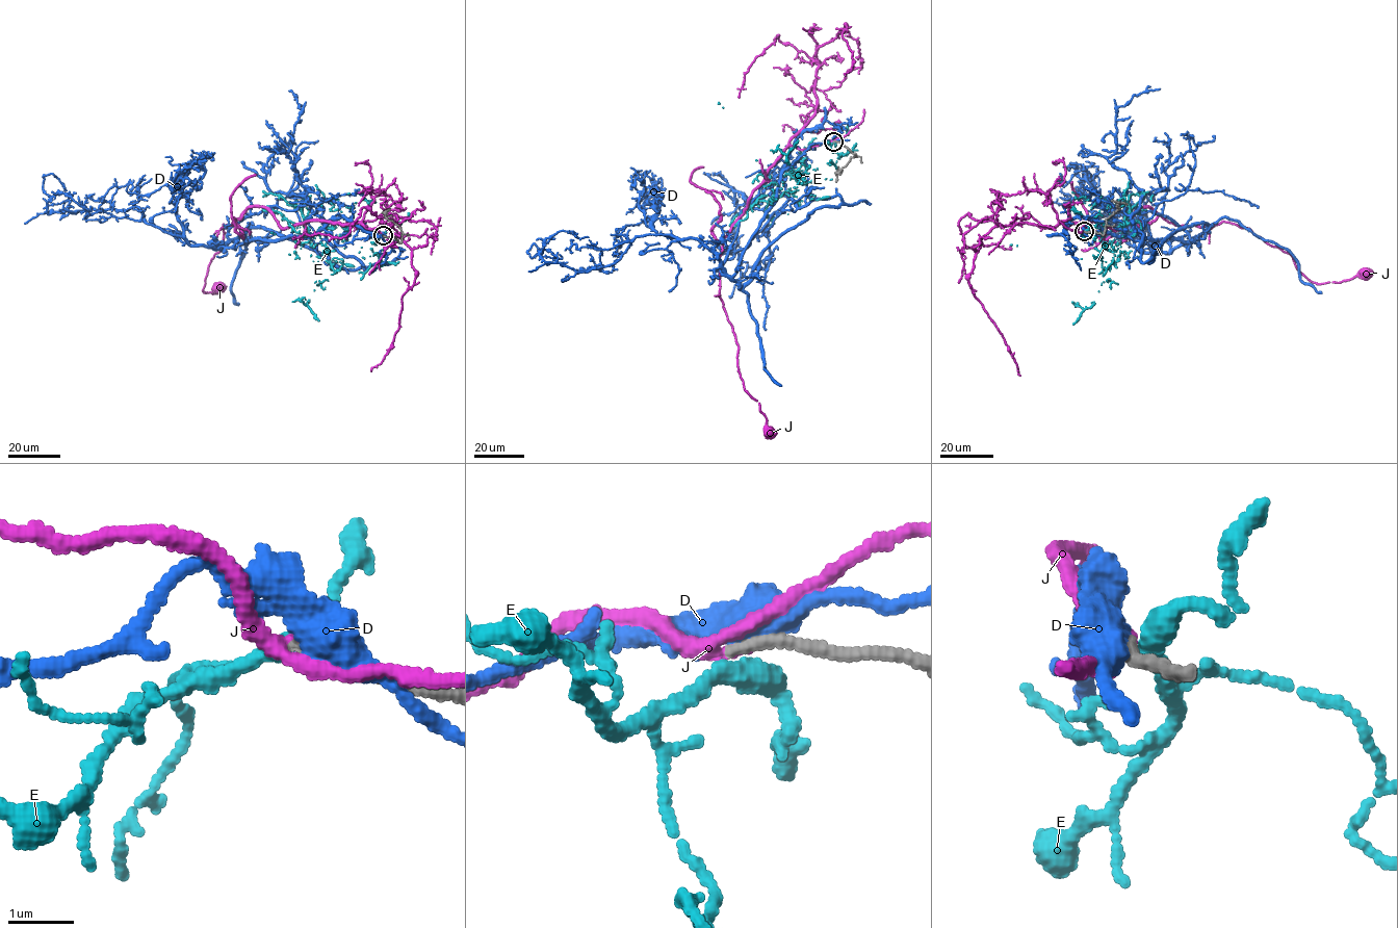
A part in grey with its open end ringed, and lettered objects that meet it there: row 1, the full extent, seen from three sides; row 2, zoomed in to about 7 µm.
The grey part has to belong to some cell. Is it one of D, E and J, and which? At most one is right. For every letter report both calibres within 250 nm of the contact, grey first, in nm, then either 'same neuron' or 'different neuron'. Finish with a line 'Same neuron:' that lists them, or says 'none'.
D: 200 nm thick on the grey side, 480 nm on the other; different neuron
E: 190 nm thick on the grey side, 320 nm on the other; different neuron
J: 190 nm thick on the grey side, 190 nm on the other; same neuron
Same neuron: J

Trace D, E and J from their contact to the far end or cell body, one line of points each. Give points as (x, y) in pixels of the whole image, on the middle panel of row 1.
D: (834, 142), (783, 172), (733, 279), (842, 202), (790, 199), (769, 216), (736, 191), (736, 242)
E: (834, 142), (837, 168), (809, 164), (804, 184), (787, 174), (773, 196), (795, 191), (790, 179), (816, 138)
J: (834, 142), (805, 149), (788, 145), (722, 243), (720, 299), (739, 349), (738, 370), (770, 432)

